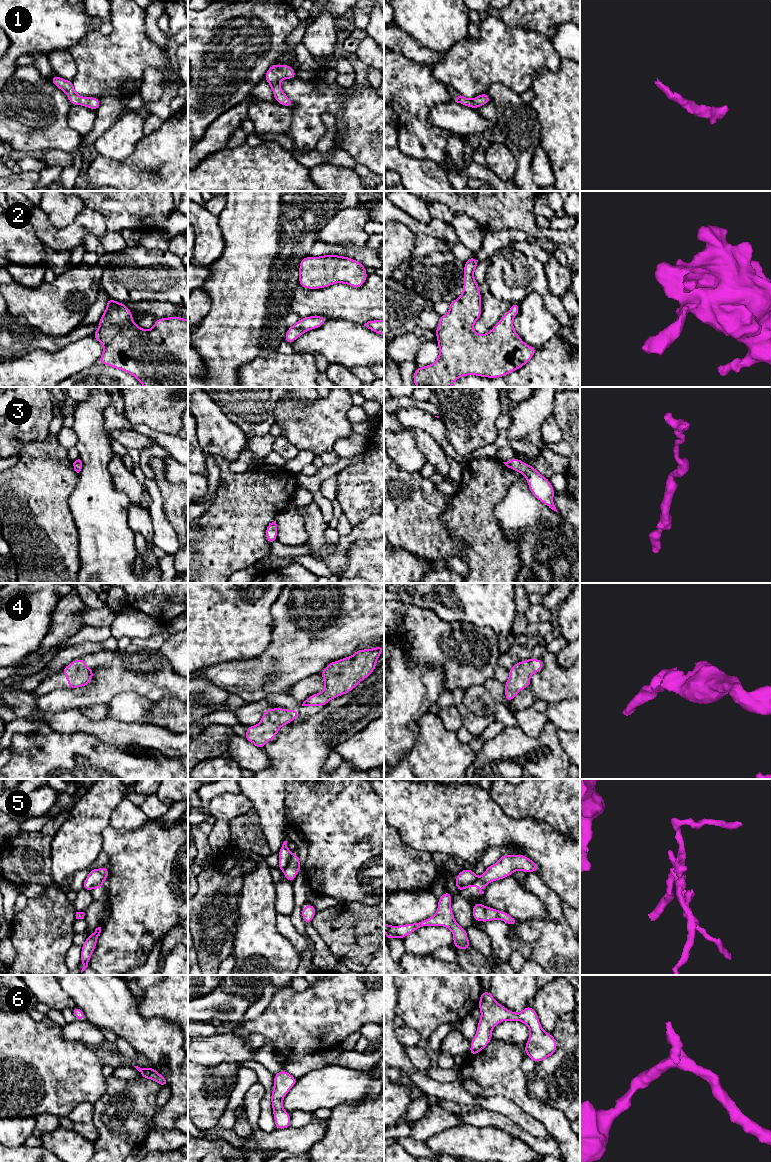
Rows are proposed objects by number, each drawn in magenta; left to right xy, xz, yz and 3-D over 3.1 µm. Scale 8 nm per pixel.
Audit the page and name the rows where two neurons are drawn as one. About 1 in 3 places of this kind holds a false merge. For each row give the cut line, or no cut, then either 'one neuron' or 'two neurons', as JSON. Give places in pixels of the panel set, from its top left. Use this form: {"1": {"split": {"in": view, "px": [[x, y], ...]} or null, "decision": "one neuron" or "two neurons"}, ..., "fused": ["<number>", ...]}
{"1": {"split": null, "decision": "one neuron"}, "2": {"split": null, "decision": "one neuron"}, "3": {"split": null, "decision": "one neuron"}, "4": {"split": null, "decision": "one neuron"}, "5": {"split": {"in": "yz", "px": [[477, 877], [459, 890]]}, "decision": "two neurons"}, "6": {"split": null, "decision": "one neuron"}, "fused": ["5"]}

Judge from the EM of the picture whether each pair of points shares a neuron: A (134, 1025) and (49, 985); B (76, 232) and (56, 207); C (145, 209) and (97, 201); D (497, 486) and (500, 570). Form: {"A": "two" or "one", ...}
{"A": "two", "B": "two", "C": "one", "D": "one"}

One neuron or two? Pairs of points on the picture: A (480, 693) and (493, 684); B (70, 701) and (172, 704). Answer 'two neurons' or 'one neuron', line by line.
A: two neurons
B: two neurons

